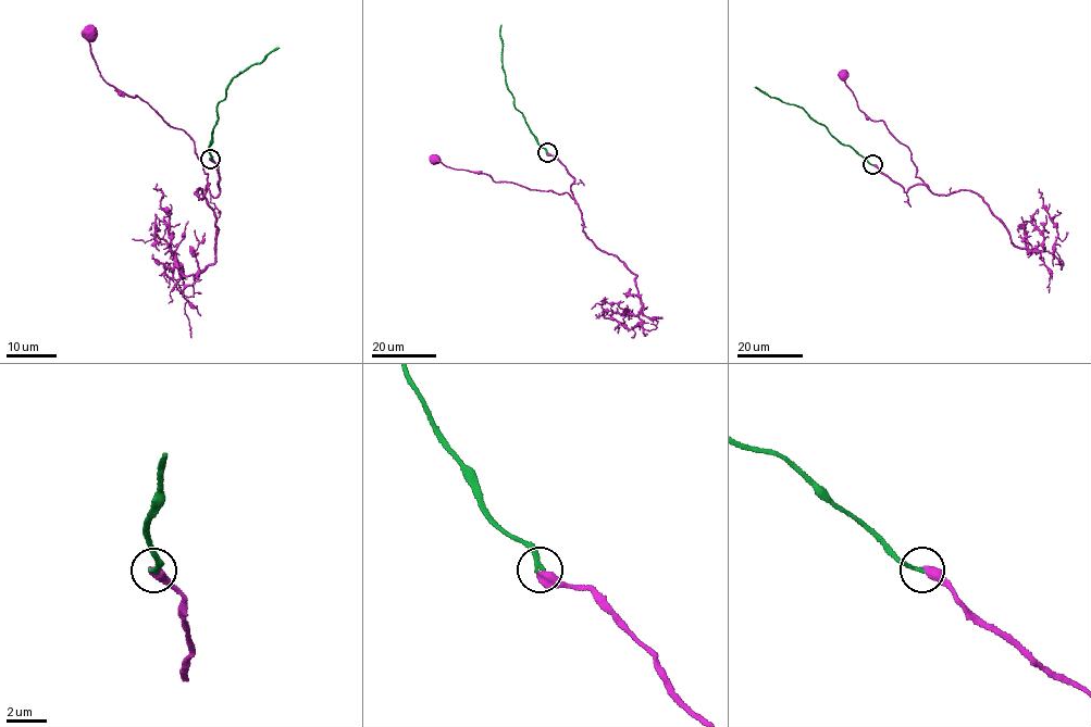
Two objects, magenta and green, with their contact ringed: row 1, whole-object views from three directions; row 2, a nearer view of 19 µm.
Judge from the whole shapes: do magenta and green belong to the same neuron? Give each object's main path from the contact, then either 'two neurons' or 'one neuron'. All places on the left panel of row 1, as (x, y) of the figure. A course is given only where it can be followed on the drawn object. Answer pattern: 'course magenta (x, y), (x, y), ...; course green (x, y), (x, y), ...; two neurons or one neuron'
course magenta (210, 159), (219, 178), (214, 197), (195, 141), (138, 97), (108, 85), (89, 34); course green (210, 159), (208, 150), (218, 118), (218, 104), (225, 99), (232, 78), (261, 63), (270, 52), (279, 48); one neuron

